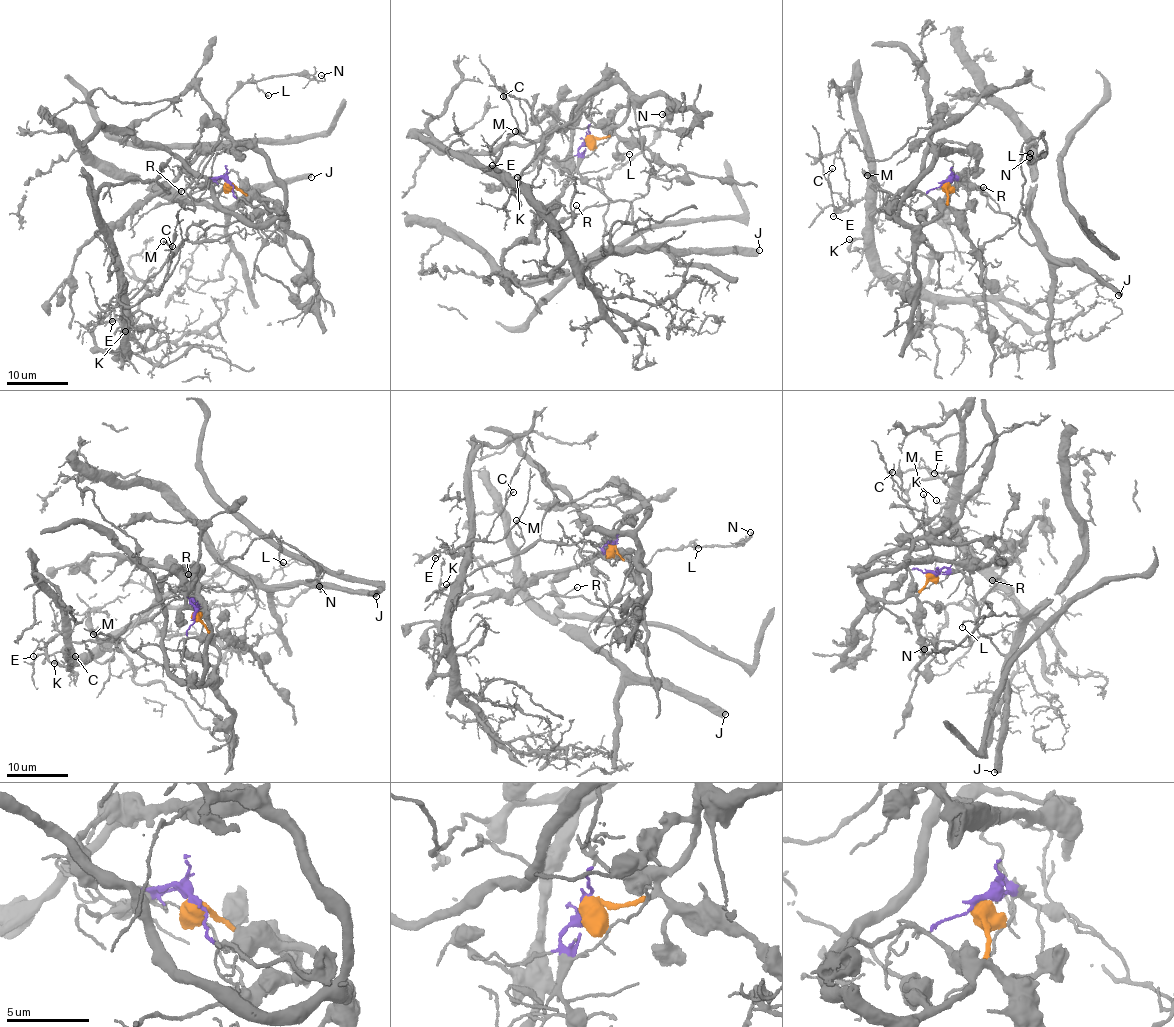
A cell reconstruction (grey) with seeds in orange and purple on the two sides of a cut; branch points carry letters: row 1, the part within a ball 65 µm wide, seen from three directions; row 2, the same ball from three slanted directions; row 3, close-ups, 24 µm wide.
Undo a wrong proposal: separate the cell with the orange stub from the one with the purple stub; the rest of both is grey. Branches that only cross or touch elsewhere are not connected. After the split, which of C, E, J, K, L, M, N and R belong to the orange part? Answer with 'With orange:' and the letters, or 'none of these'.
With orange: C, E, K, M

